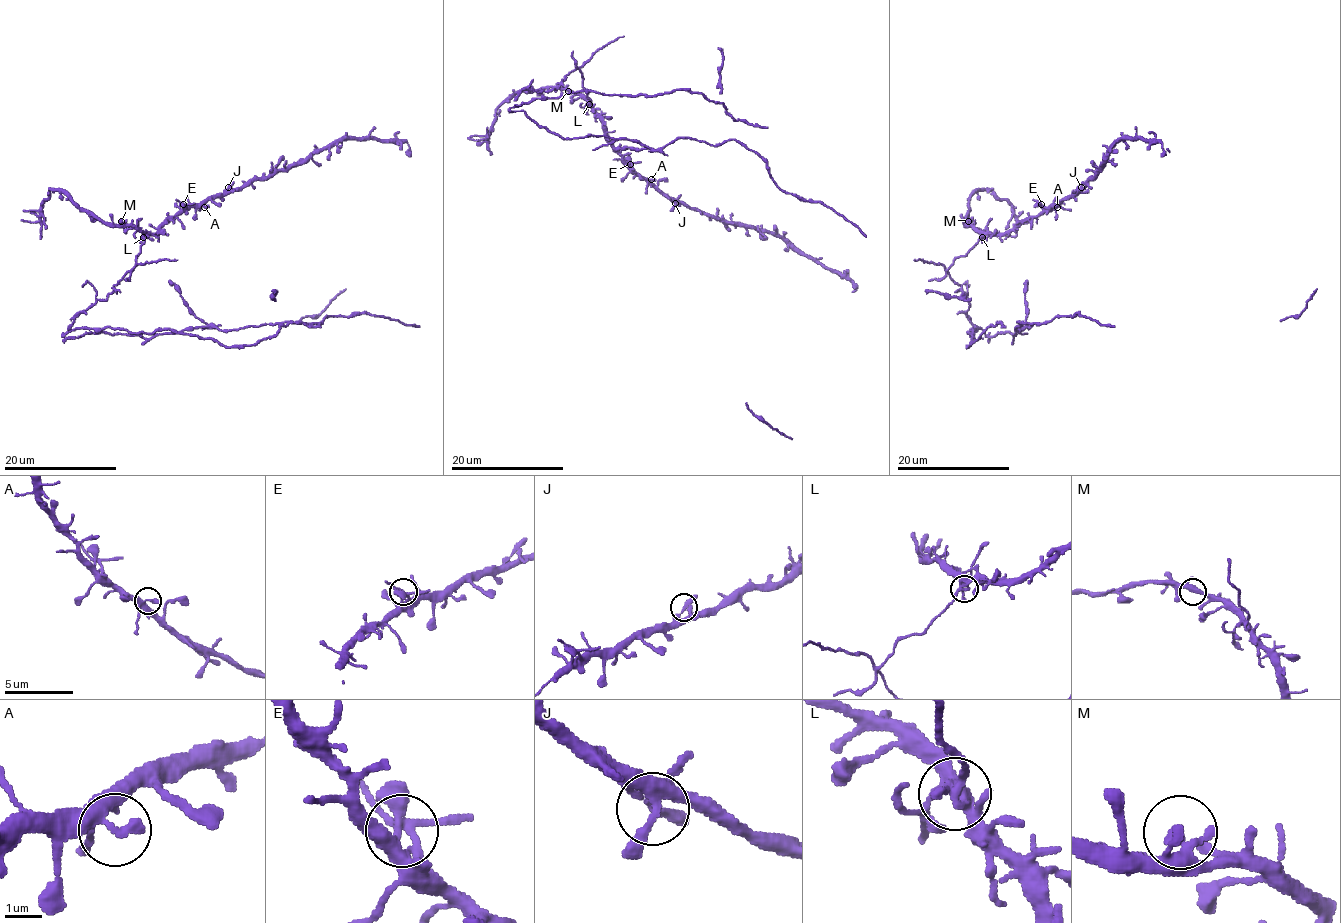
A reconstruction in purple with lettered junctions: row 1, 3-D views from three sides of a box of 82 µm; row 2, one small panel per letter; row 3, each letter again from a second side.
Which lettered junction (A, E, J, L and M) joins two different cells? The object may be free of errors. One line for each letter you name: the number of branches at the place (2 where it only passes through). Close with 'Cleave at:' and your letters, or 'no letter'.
L: branches 3
Cleave at: L

